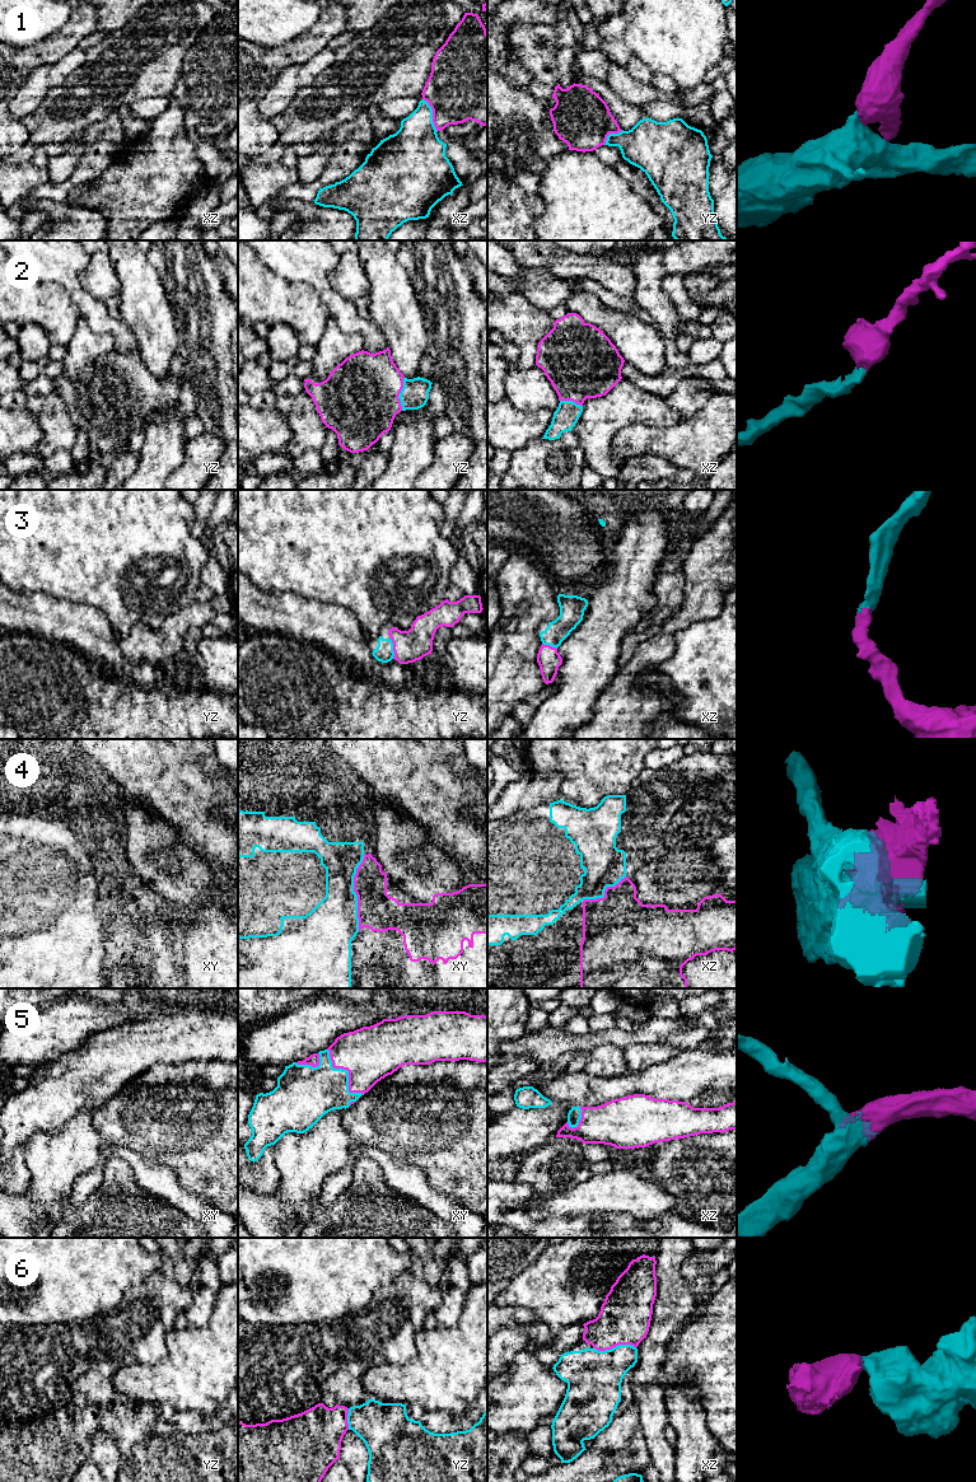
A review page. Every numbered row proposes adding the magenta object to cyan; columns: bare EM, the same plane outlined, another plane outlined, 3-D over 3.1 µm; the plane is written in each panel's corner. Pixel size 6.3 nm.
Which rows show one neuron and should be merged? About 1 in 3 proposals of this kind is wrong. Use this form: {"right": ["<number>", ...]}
{"right": ["2", "3", "5", "6"]}

